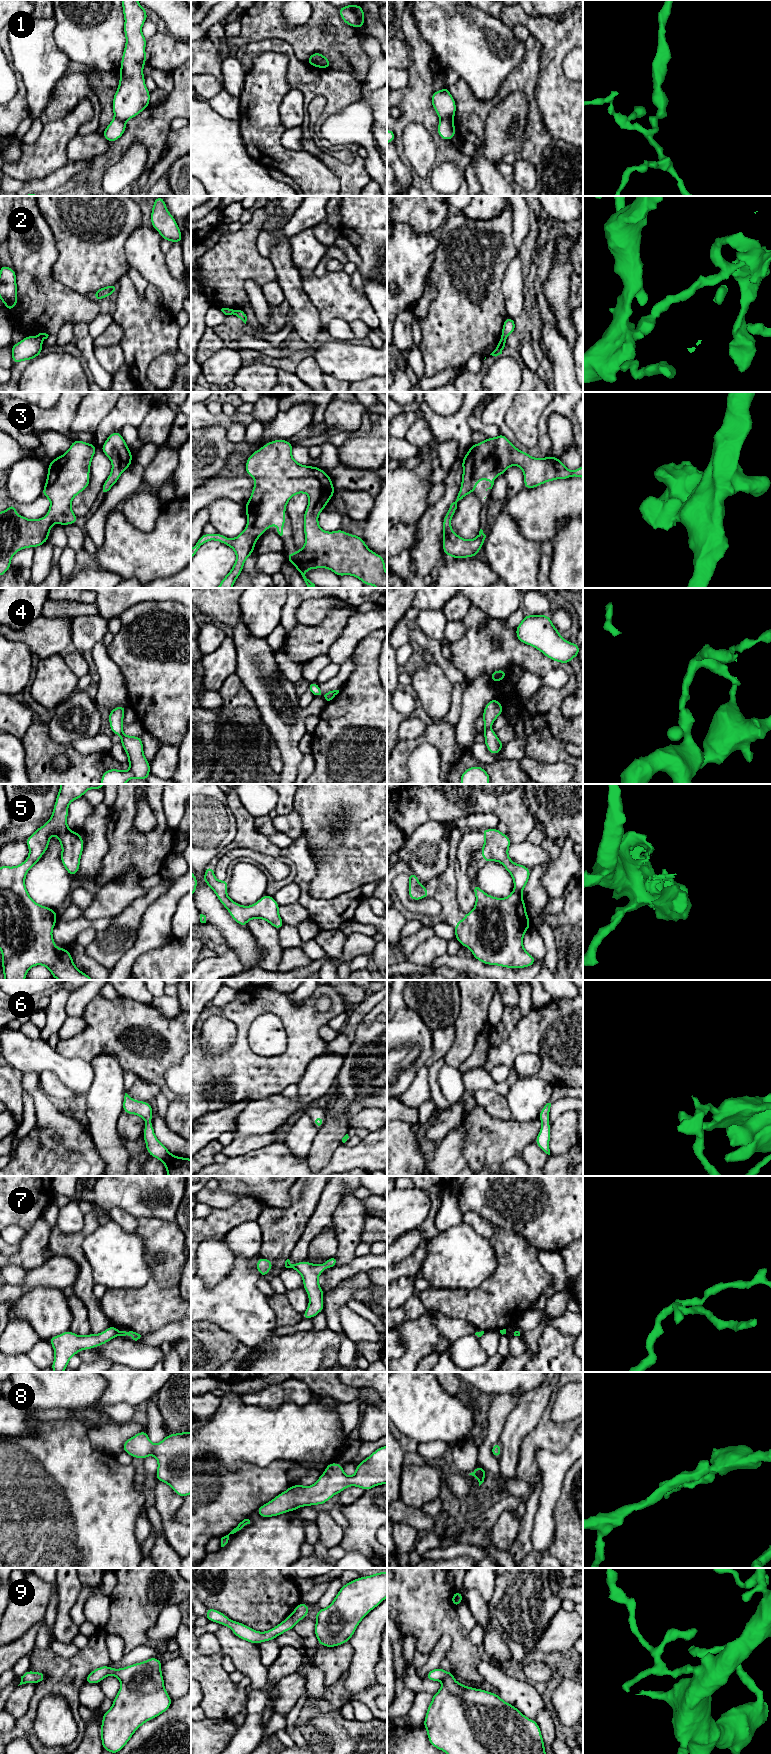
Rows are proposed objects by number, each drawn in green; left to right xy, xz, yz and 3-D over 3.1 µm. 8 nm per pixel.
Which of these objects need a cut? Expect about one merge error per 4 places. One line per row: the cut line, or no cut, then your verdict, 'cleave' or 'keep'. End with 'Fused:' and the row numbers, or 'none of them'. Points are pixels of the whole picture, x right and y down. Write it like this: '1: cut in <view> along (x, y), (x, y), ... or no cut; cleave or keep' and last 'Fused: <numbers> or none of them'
1: cut in xz along (313, 54), (315, 65); cleave
2: cut in xz along (236, 310), (233, 313); cleave
3: no cut; keep
4: no cut; keep
5: no cut; keep
6: no cut; keep
7: no cut; keep
8: no cut; keep
9: no cut; keep
Fused: 1, 2

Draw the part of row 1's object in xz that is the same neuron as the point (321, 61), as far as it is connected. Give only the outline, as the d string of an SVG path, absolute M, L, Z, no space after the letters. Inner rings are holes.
M314 53L316 57L316 65L317 68L331 68L331 62L321 53Z

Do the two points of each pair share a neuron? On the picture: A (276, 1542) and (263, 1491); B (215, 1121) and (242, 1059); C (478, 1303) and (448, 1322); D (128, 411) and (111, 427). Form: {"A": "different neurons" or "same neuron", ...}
{"A": "different neurons", "B": "different neurons", "C": "different neurons", "D": "same neuron"}

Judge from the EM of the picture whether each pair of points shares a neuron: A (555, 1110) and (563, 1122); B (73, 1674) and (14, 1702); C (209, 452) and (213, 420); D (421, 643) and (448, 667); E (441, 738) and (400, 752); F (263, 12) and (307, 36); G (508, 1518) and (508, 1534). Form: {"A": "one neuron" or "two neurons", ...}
{"A": "two neurons", "B": "two neurons", "C": "two neurons", "D": "one neuron", "E": "one neuron", "F": "one neuron", "G": "one neuron"}

